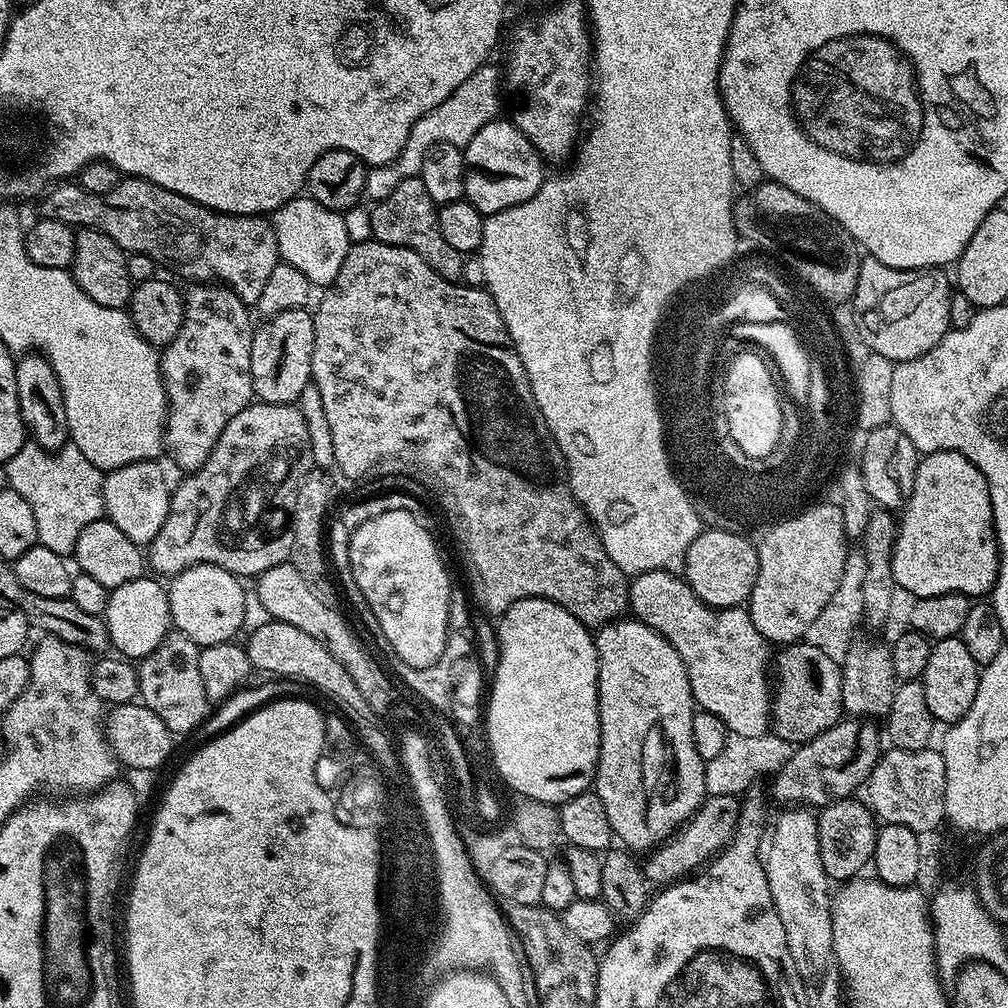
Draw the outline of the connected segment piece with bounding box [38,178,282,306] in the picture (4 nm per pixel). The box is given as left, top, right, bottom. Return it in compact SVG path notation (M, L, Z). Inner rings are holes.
M121 179L120 183L114 186L114 190L110 190L105 196L90 194L76 182L60 182L49 187L44 195L39 197L39 204L44 220L57 220L77 229L93 228L105 232L110 238L114 238L116 245L124 249L125 253L146 254L156 261L157 265L164 267L165 264L182 279L192 280L188 282L215 282L249 306L256 305L274 266L282 260L275 230L264 216L231 216L225 212L215 212L149 180Z

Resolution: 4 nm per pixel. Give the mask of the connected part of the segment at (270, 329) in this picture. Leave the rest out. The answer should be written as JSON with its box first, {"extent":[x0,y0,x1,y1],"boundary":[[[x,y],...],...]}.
{"extent":[250,308,314,404],"boundary":[[[308,308],[282,310],[282,314],[267,317],[264,325],[252,334],[250,374],[255,399],[261,404],[296,404],[302,390],[312,383],[314,354],[314,322]]]}

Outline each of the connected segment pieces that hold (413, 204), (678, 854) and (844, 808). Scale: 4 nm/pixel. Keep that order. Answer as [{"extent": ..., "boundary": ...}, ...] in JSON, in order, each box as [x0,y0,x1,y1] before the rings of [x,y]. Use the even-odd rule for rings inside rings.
[{"extent":[370,176,465,281],"boundary":[[[419,176],[400,180],[389,196],[375,201],[370,209],[373,224],[371,239],[414,250],[414,254],[418,254],[418,258],[422,258],[422,262],[429,264],[442,278],[459,281],[463,277],[460,275],[464,272],[465,257],[454,250],[454,246],[448,245],[446,238],[442,238],[442,230],[438,230],[436,217],[438,205],[432,201],[430,194],[426,194],[426,186],[422,186]]]},{"extent":[642,795,739,886],"boundary":[[[709,795],[686,823],[662,844],[643,857],[642,869],[649,885],[667,886],[691,877],[702,865],[717,855],[735,835],[739,799],[730,795]]]},{"extent":[817,798,878,882],"boundary":[[[845,798],[836,800],[819,809],[817,820],[818,843],[821,847],[822,865],[825,867],[825,872],[832,882],[847,882],[853,878],[859,877],[860,872],[865,867],[871,865],[872,855],[874,854],[874,842],[878,831],[878,821],[872,815],[871,808],[863,799]]]}]

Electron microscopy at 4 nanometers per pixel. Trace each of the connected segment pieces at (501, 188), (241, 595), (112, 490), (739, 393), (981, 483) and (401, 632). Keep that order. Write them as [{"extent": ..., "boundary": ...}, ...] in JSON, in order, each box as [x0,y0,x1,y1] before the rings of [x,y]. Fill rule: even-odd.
[{"extent":[463,119,545,217],"boundary":[[[511,119],[491,120],[486,126],[482,126],[482,130],[478,130],[478,134],[474,134],[474,138],[470,138],[470,142],[463,149],[466,165],[464,169],[464,195],[485,217],[492,216],[495,212],[502,210],[510,210],[510,206],[518,206],[522,202],[534,198],[534,194],[538,194],[538,190],[545,182],[545,161],[526,138],[526,134],[522,134],[522,130],[518,130],[518,126],[512,123]]]},{"extent":[167,564,246,648],"boundary":[[[195,564],[189,568],[183,568],[176,576],[171,577],[167,585],[168,601],[170,602],[170,614],[175,631],[186,634],[186,638],[199,644],[201,648],[221,644],[227,640],[235,641],[236,635],[241,635],[243,626],[243,611],[245,609],[246,588],[242,586],[241,577],[222,570],[222,566],[213,564]]]},{"extent":[104,460,172,546],"boundary":[[[144,460],[141,464],[131,464],[125,468],[113,468],[104,478],[104,515],[130,542],[141,546],[147,546],[156,537],[158,530],[162,530],[162,522],[166,522],[168,507],[172,501],[172,492],[164,472],[159,468],[156,460]]]},{"extent":[722,350,784,462],"boundary":[[[741,350],[733,360],[728,361],[728,370],[722,381],[724,420],[729,424],[729,434],[734,438],[734,442],[738,442],[738,446],[742,446],[742,450],[746,450],[748,457],[757,462],[763,462],[770,454],[770,450],[774,450],[782,444],[780,435],[784,432],[784,412],[780,409],[780,396],[782,400],[777,377],[774,375],[769,361],[759,351]]]},{"extent":[892,452,1000,598],"boundary":[[[930,452],[927,453],[917,463],[916,477],[914,478],[914,490],[910,494],[907,504],[902,509],[902,515],[899,517],[896,530],[896,543],[893,546],[892,566],[893,578],[896,579],[897,589],[913,592],[913,597],[937,596],[938,594],[950,594],[951,592],[961,592],[963,596],[969,598],[984,598],[991,593],[996,584],[996,575],[1000,569],[1000,549],[996,546],[996,527],[992,525],[992,499],[990,490],[986,486],[986,478],[970,458],[966,458],[960,452]]]},{"extent":[349,509,453,668],"boundary":[[[396,509],[363,522],[362,526],[351,531],[349,538],[349,562],[354,580],[362,590],[362,597],[369,603],[370,609],[374,610],[397,658],[406,662],[407,666],[418,668],[434,666],[438,662],[450,633],[448,609],[453,603],[452,580],[440,561],[440,552],[432,536],[431,531],[423,529],[415,521],[413,514]]]}]

